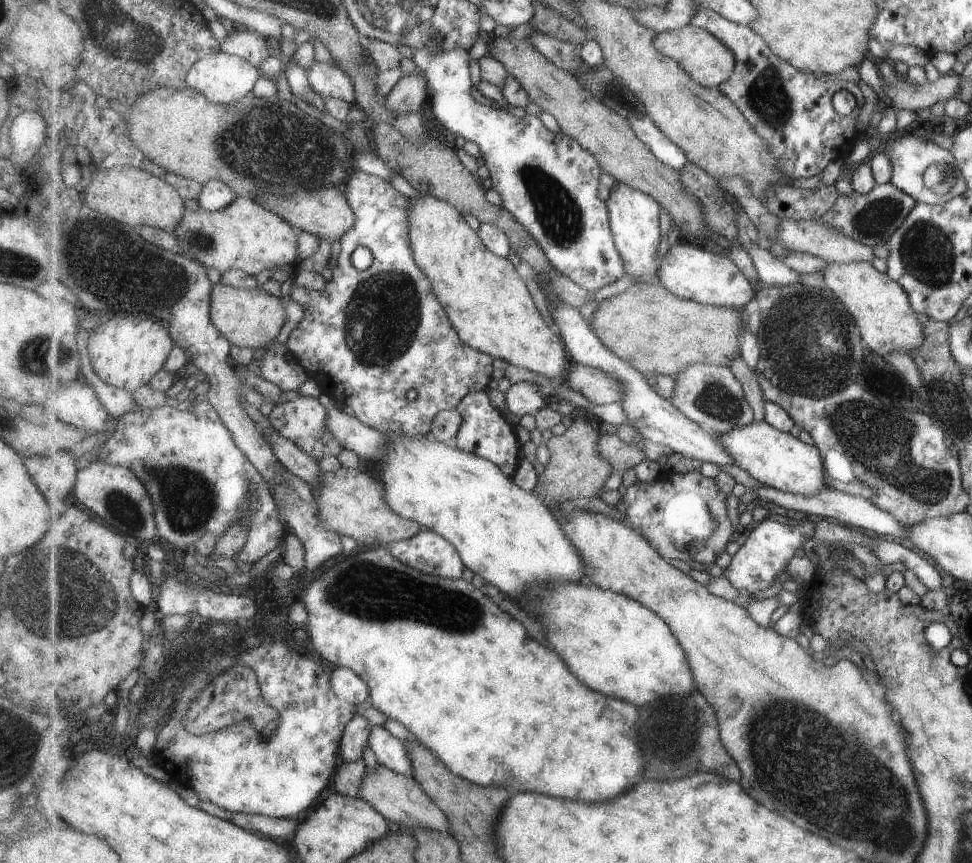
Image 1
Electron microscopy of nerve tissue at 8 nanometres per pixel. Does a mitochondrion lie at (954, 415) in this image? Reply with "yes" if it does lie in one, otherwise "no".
yes

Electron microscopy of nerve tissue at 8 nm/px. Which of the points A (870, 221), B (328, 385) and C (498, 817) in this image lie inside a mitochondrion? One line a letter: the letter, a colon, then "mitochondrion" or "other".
A: mitochondrion
B: other
C: other

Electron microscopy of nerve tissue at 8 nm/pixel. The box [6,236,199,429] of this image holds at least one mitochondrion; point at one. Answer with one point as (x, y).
(36, 343)

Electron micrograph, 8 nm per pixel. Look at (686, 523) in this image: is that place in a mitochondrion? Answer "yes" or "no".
yes

